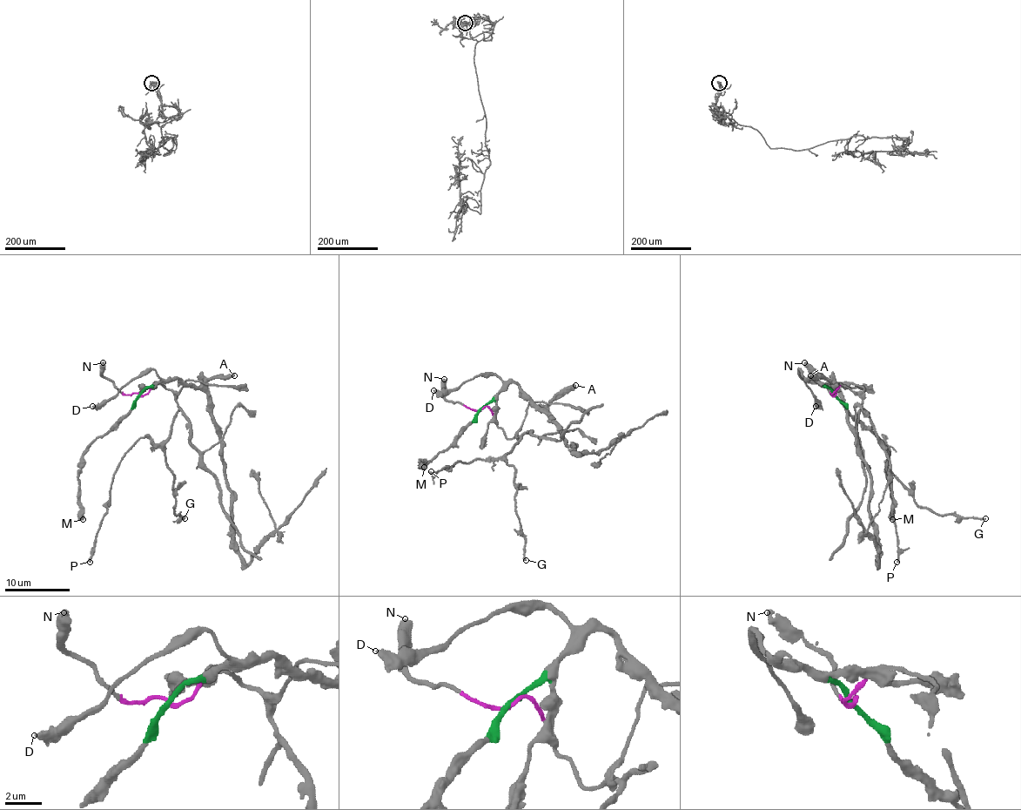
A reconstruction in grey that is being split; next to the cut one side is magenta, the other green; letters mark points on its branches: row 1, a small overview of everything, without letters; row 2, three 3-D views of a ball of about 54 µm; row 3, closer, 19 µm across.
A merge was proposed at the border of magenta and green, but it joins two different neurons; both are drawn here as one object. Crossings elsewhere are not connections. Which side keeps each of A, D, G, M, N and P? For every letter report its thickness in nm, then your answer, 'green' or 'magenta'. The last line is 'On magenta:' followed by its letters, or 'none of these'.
A: calibre 480 nm; green
D: calibre 380 nm; green
G: calibre 220 nm; magenta
M: calibre 550 nm; green
N: calibre 440 nm; magenta
P: calibre 240 nm; magenta
On magenta: G, N, P

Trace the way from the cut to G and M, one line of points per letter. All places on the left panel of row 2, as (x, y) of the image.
G: (139, 395), (155, 382), (175, 395), (178, 410), (165, 450), (166, 468), (173, 476), (173, 509), (184, 518)
M: (139, 395), (124, 415), (83, 455), (83, 468), (77, 478), (77, 499), (83, 520)

